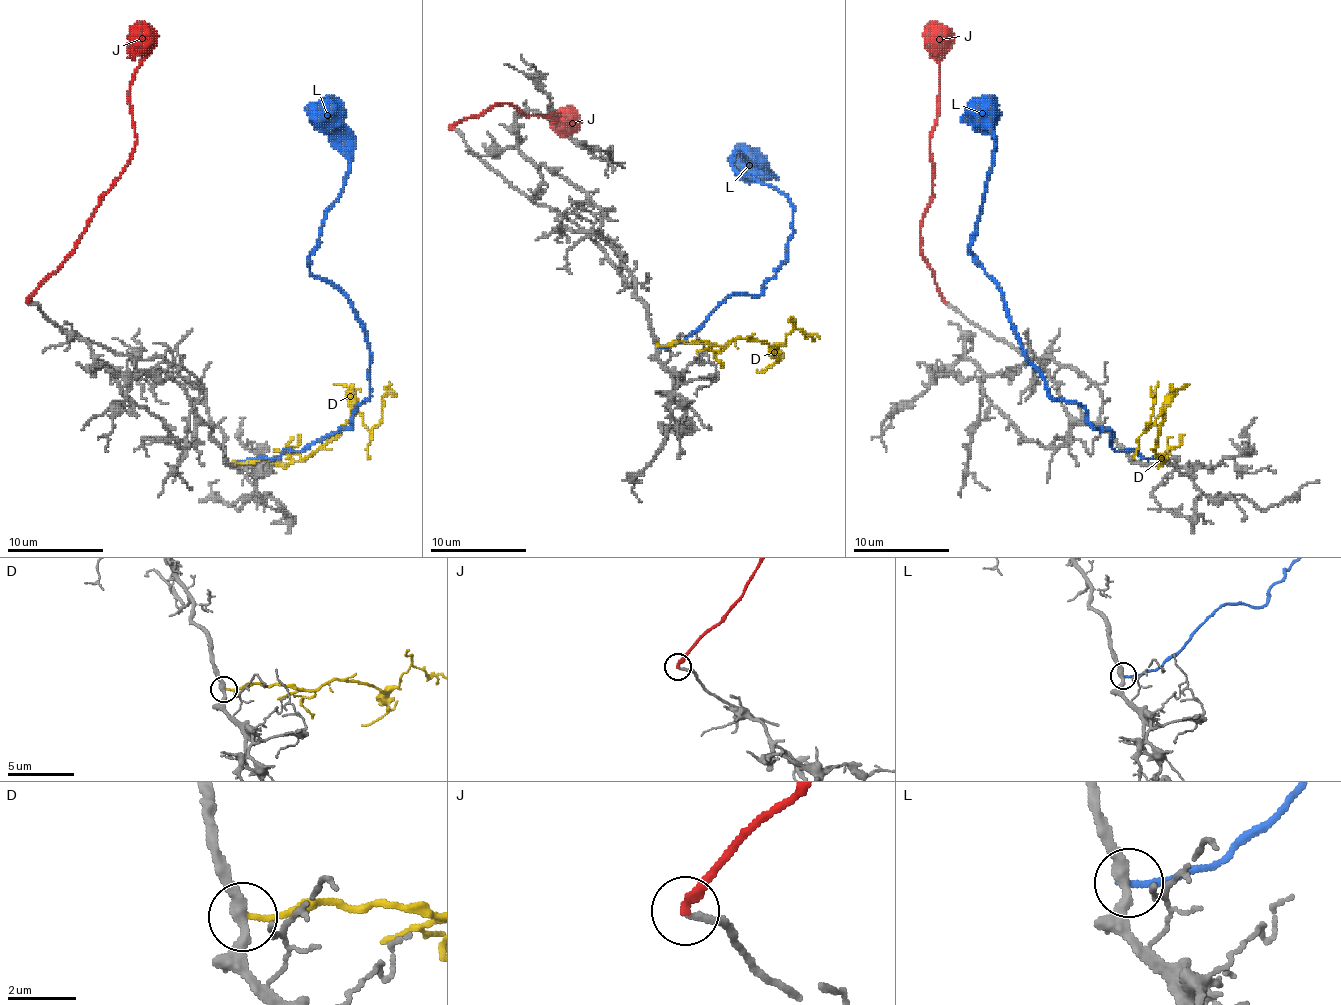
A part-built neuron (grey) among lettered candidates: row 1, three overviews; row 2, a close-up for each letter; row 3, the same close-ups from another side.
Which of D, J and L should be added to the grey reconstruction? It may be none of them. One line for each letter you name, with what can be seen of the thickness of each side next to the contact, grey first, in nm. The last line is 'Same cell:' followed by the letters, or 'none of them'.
J: calibres 180 and 280 nm
Same cell: J

